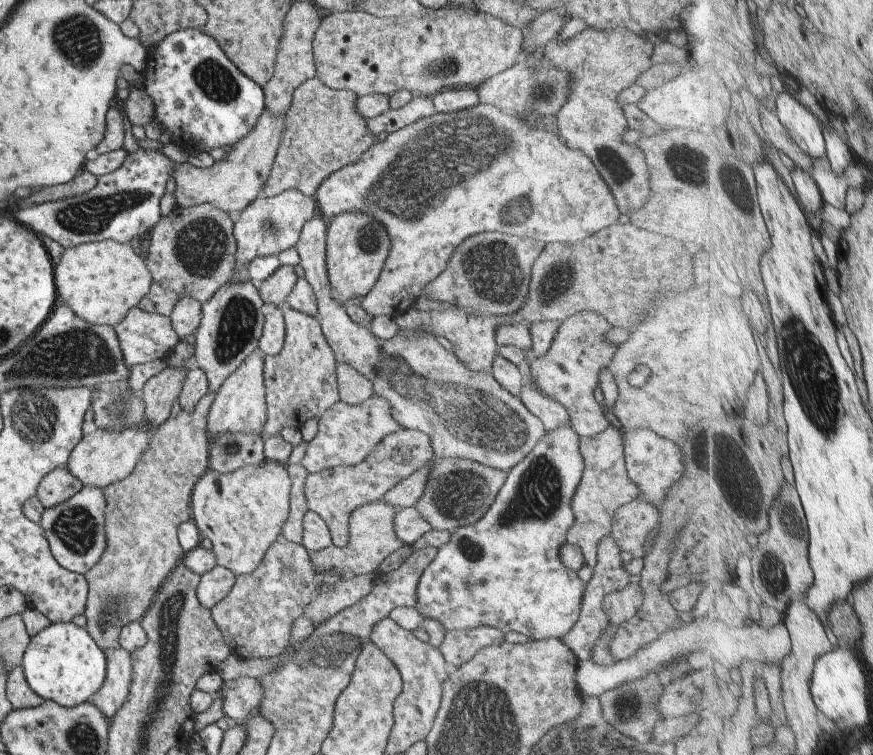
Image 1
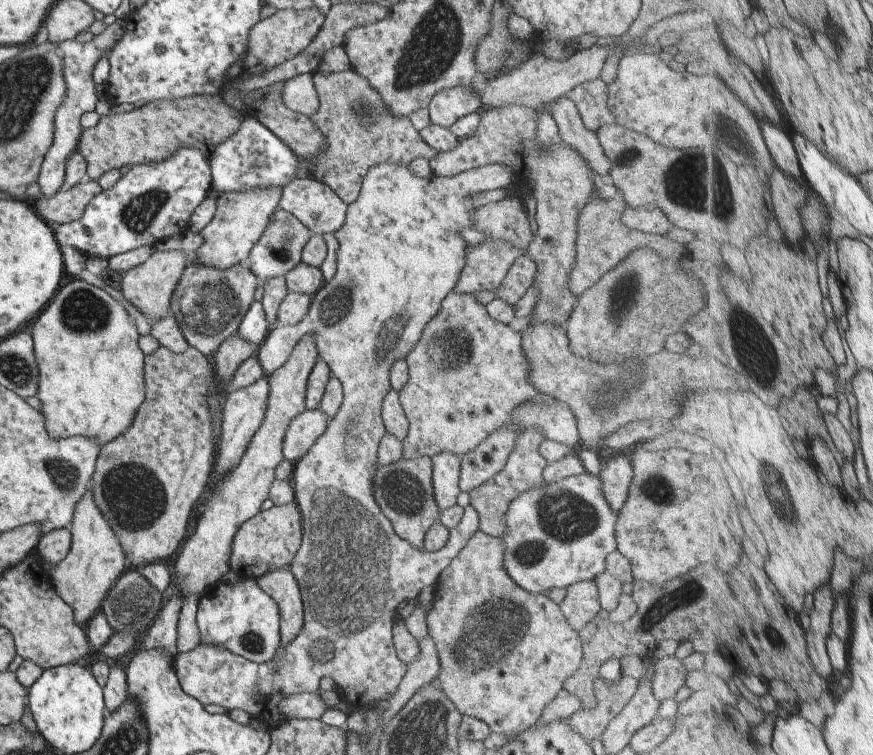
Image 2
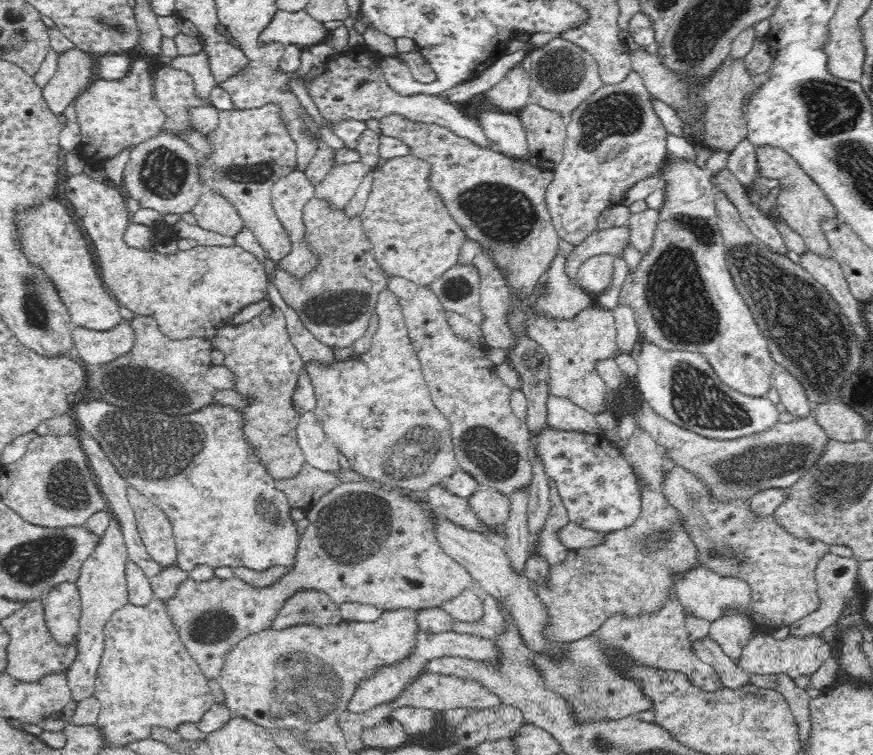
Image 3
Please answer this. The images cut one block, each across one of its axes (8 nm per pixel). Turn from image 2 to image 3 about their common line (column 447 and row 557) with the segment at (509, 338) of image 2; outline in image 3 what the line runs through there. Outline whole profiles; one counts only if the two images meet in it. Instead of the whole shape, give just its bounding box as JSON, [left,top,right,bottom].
[162,480,474,680]

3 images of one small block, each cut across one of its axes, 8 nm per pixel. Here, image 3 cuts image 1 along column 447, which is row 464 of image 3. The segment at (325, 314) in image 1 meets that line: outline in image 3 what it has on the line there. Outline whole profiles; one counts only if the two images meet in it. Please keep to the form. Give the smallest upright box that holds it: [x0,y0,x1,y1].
[304,288,459,494]

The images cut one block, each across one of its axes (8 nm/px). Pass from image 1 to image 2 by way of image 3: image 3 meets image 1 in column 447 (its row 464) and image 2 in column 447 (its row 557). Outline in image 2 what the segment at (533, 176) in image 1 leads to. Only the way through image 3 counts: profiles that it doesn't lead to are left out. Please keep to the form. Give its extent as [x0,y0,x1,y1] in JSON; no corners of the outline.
[174,162,512,729]

